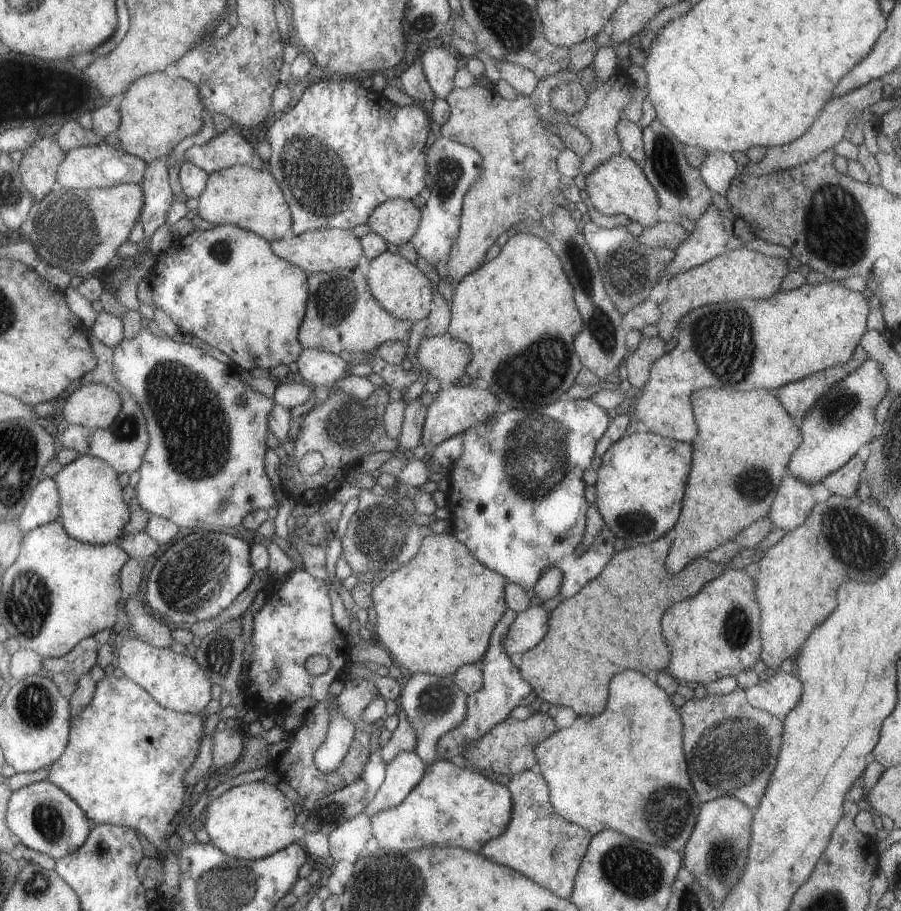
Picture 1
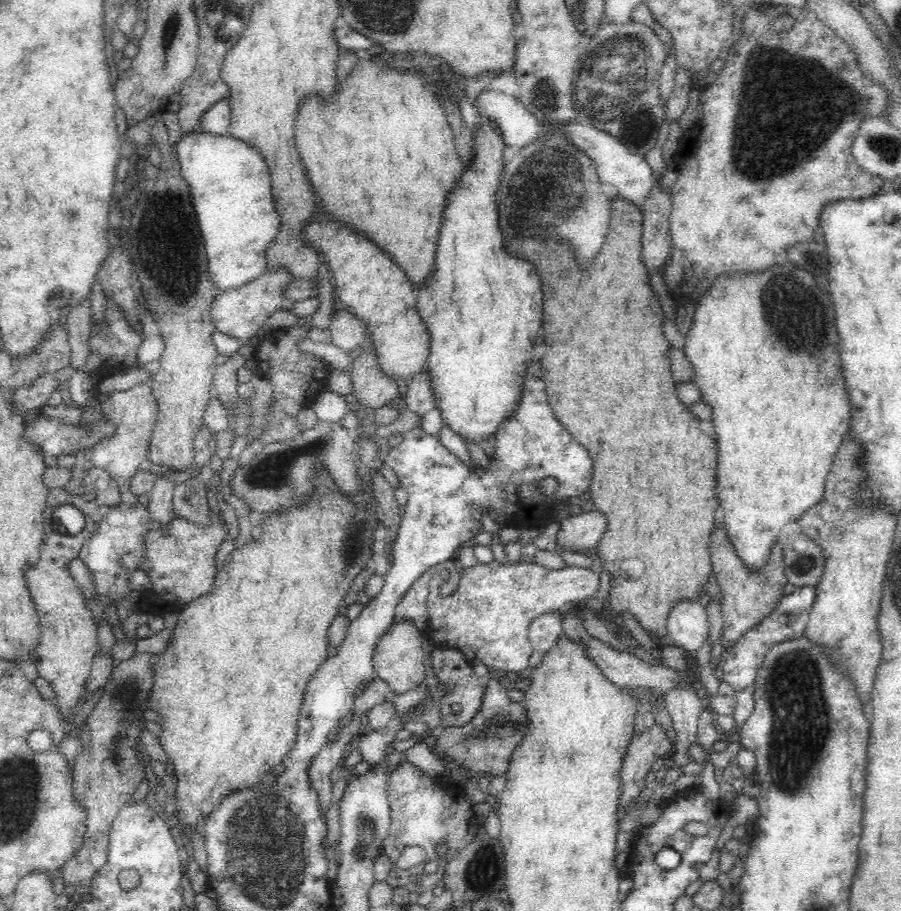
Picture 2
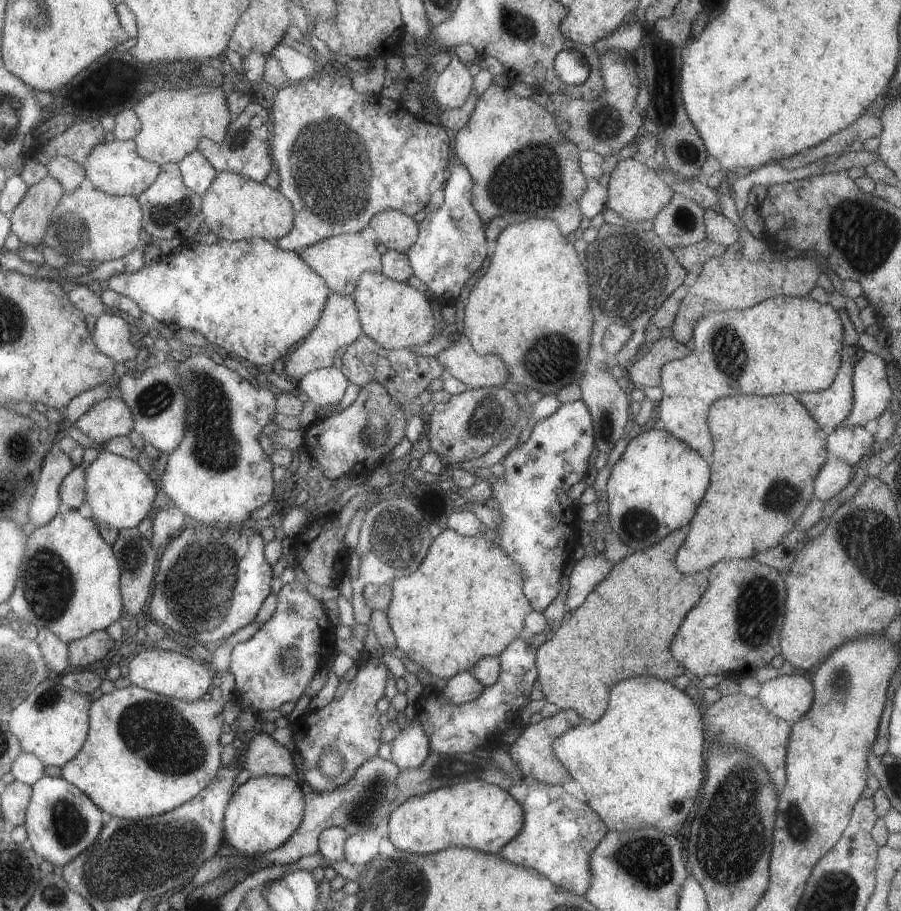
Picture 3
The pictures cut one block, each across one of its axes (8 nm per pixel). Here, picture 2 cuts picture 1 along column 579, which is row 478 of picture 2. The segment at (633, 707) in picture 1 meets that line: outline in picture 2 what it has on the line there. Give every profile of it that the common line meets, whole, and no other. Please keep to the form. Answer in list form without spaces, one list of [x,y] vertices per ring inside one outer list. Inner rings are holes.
[[[788,262],[780,264],[768,272],[762,272],[758,276],[734,276],[734,278],[722,278],[716,282],[716,288],[710,288],[706,296],[702,296],[695,306],[695,315],[689,333],[685,338],[683,353],[686,360],[693,366],[693,373],[687,382],[695,384],[700,392],[700,402],[712,406],[711,422],[714,424],[714,432],[717,439],[717,468],[715,480],[718,492],[719,505],[723,511],[724,531],[726,537],[733,546],[733,551],[741,560],[742,566],[748,572],[754,574],[760,568],[768,564],[772,548],[783,540],[786,527],[796,526],[802,516],[810,508],[818,505],[825,496],[826,478],[831,474],[834,465],[834,456],[849,430],[850,403],[847,395],[845,376],[842,370],[842,361],[839,349],[839,334],[831,294],[822,286],[818,288],[815,277],[801,268],[792,267]]]

